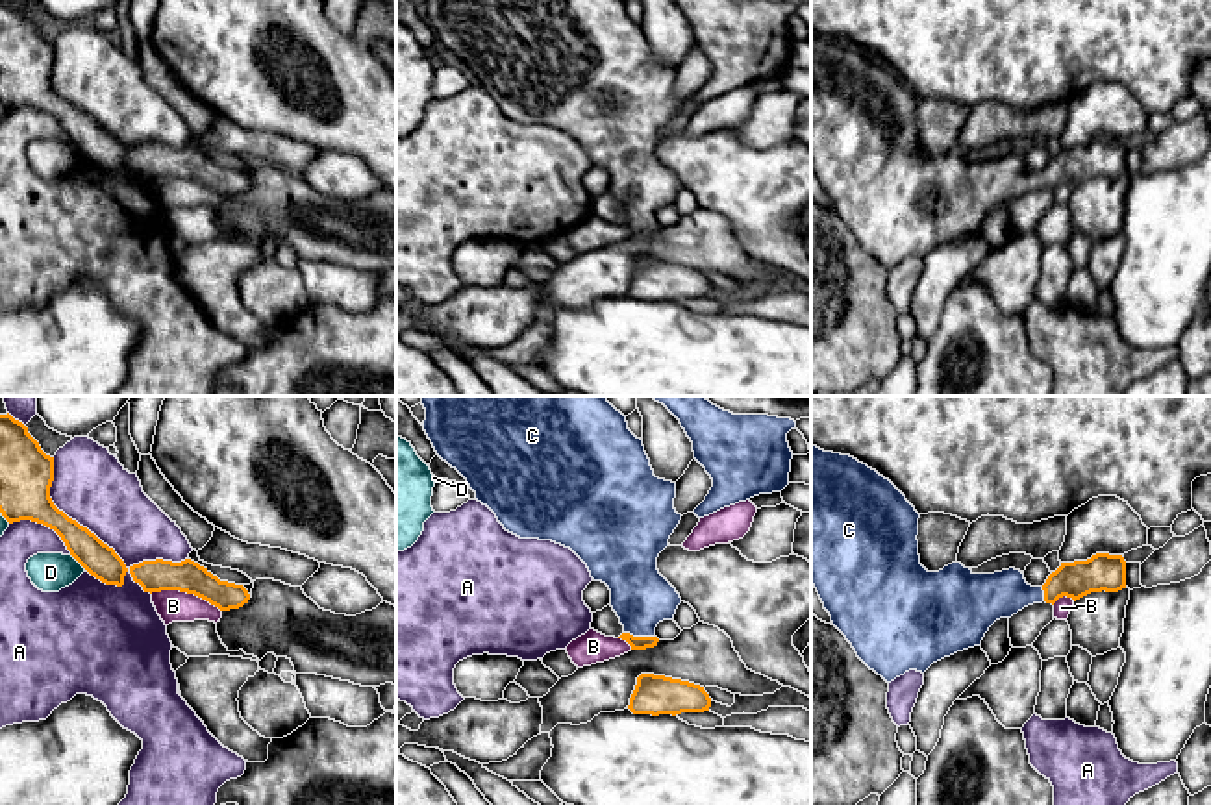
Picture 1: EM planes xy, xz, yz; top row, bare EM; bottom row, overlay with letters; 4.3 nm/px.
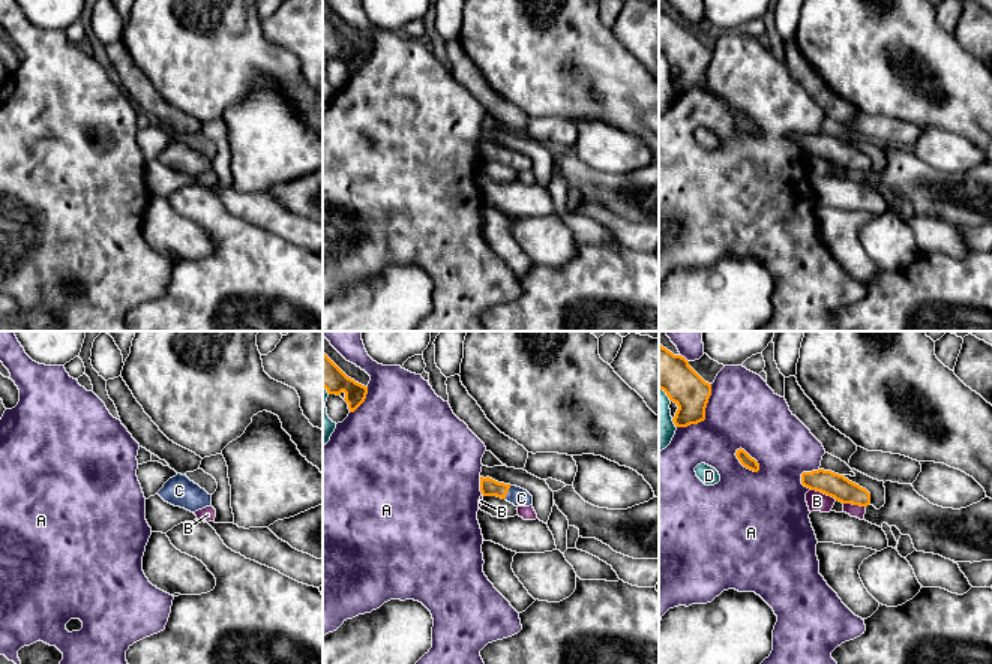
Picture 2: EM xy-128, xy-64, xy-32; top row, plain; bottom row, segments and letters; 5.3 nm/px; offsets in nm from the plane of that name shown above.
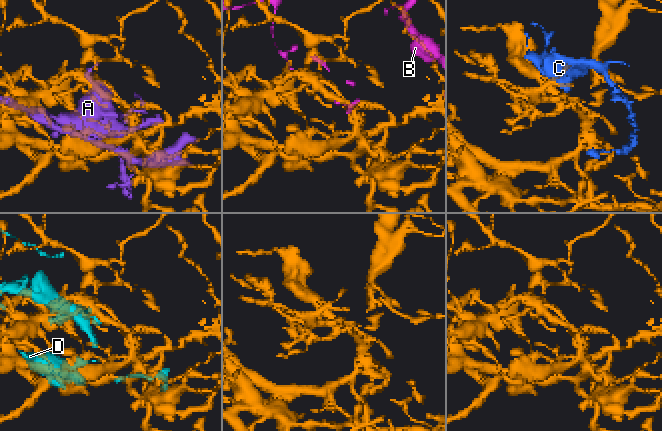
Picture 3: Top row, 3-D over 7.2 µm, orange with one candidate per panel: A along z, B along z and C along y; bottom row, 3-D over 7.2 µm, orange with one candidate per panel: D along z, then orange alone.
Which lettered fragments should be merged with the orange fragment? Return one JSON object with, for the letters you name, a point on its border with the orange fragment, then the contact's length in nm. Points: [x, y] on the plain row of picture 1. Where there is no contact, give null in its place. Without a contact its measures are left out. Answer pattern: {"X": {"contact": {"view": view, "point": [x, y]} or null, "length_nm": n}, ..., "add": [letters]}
{"C": {"contact": {"view": "xz", "point": [639, 222]}, "length_nm": 140}, "add": ["C"]}

